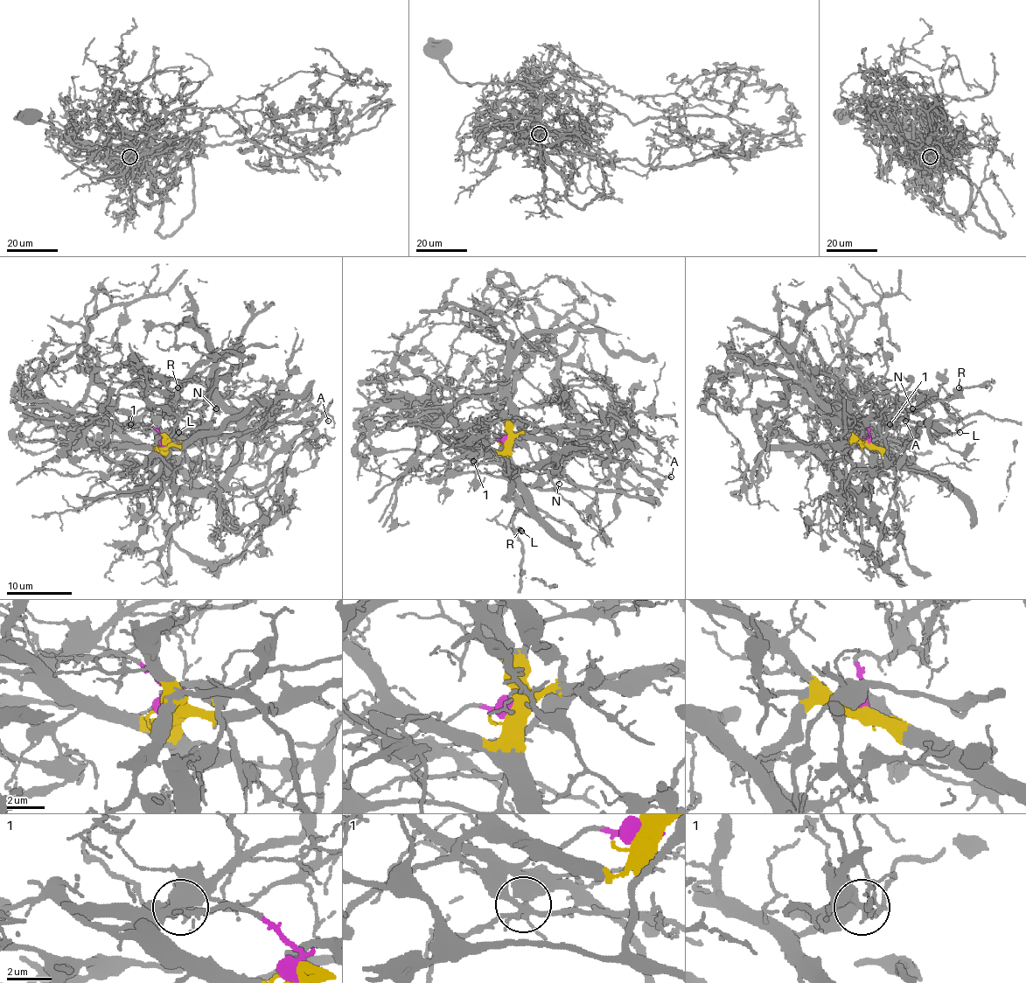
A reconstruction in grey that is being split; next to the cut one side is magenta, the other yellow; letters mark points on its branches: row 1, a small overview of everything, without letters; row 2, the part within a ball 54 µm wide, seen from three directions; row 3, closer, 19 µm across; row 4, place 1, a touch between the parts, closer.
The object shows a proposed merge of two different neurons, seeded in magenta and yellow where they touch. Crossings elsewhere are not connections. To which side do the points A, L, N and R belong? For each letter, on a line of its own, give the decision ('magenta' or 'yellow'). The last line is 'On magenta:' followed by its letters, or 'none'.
A: yellow
L: magenta
N: yellow
R: magenta
On magenta: L, R

